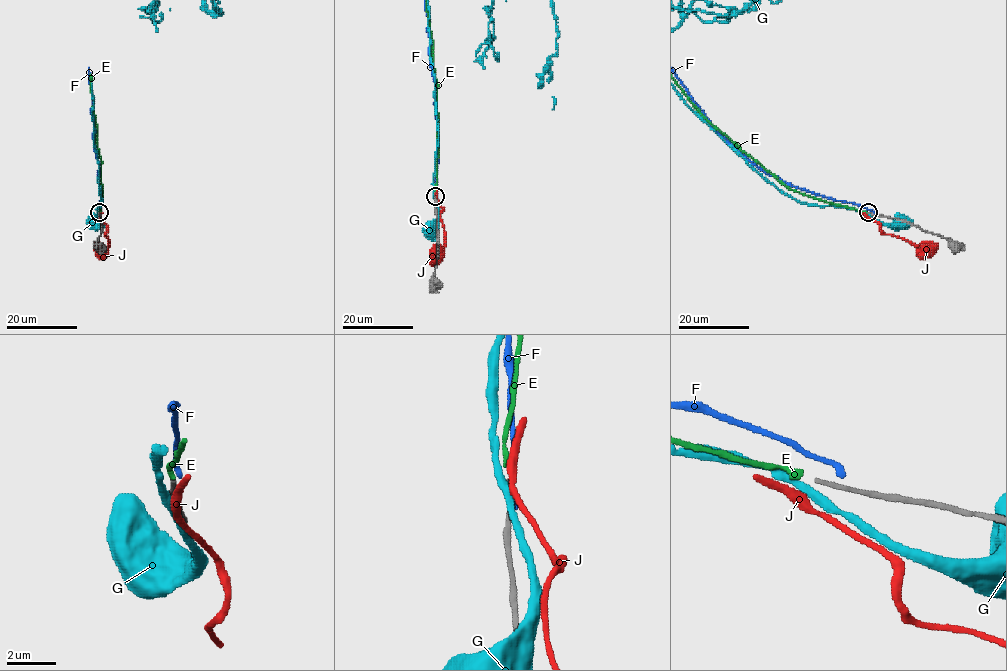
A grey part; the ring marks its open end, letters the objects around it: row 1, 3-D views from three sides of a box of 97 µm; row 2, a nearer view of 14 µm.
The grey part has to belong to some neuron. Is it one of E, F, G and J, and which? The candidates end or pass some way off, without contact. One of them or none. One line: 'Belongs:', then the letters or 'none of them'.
Belongs: E

